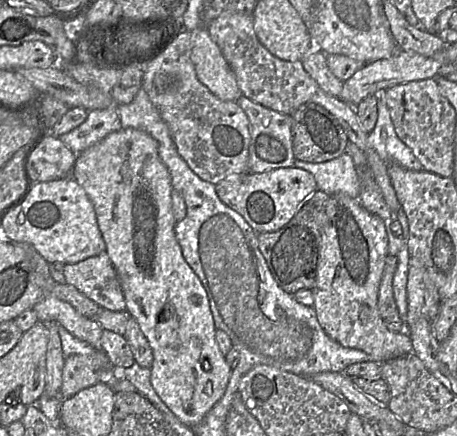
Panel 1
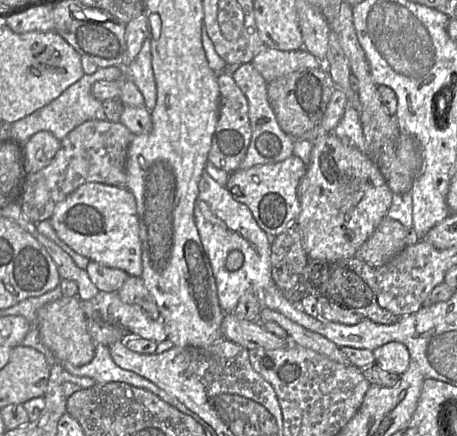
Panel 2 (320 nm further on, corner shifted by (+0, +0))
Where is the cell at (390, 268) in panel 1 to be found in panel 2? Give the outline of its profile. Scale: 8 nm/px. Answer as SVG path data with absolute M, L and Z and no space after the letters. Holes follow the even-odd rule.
M356 256L336 261L309 259L304 269L303 283L308 295L325 297L331 304L358 313L377 324L391 325L399 318L378 304L376 268Z

